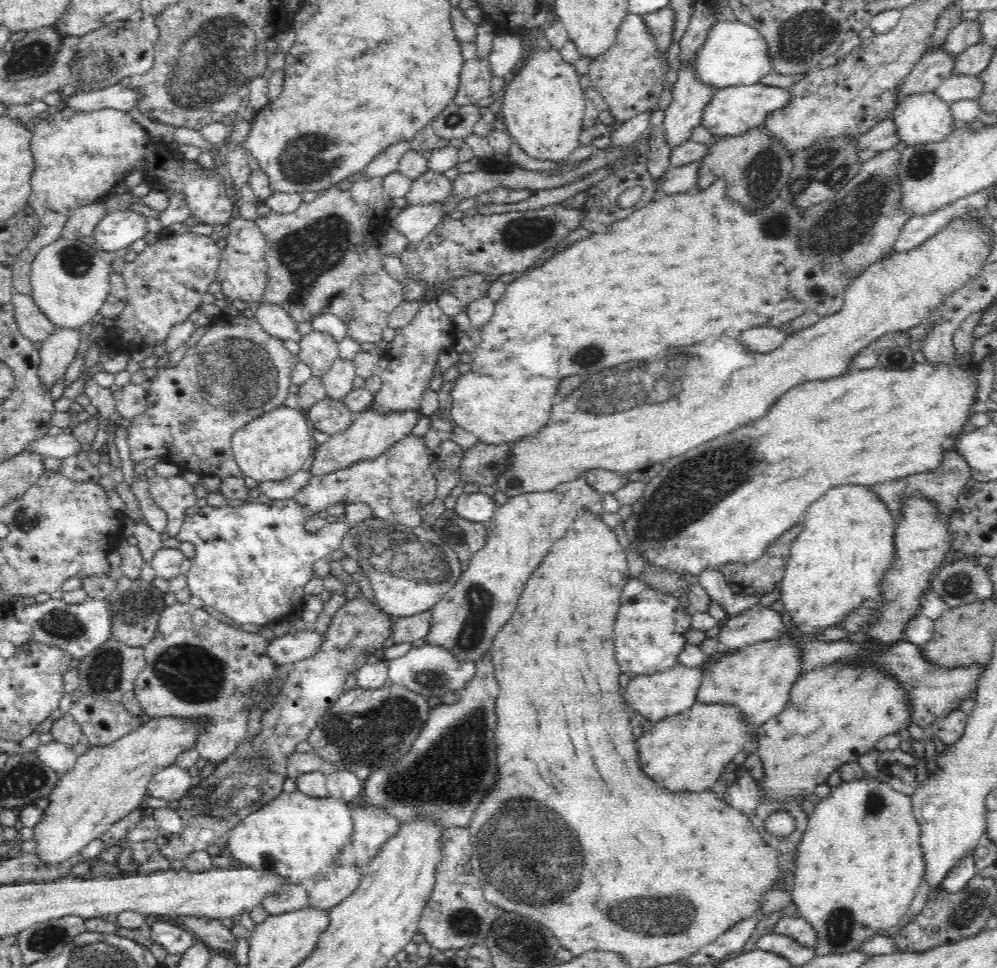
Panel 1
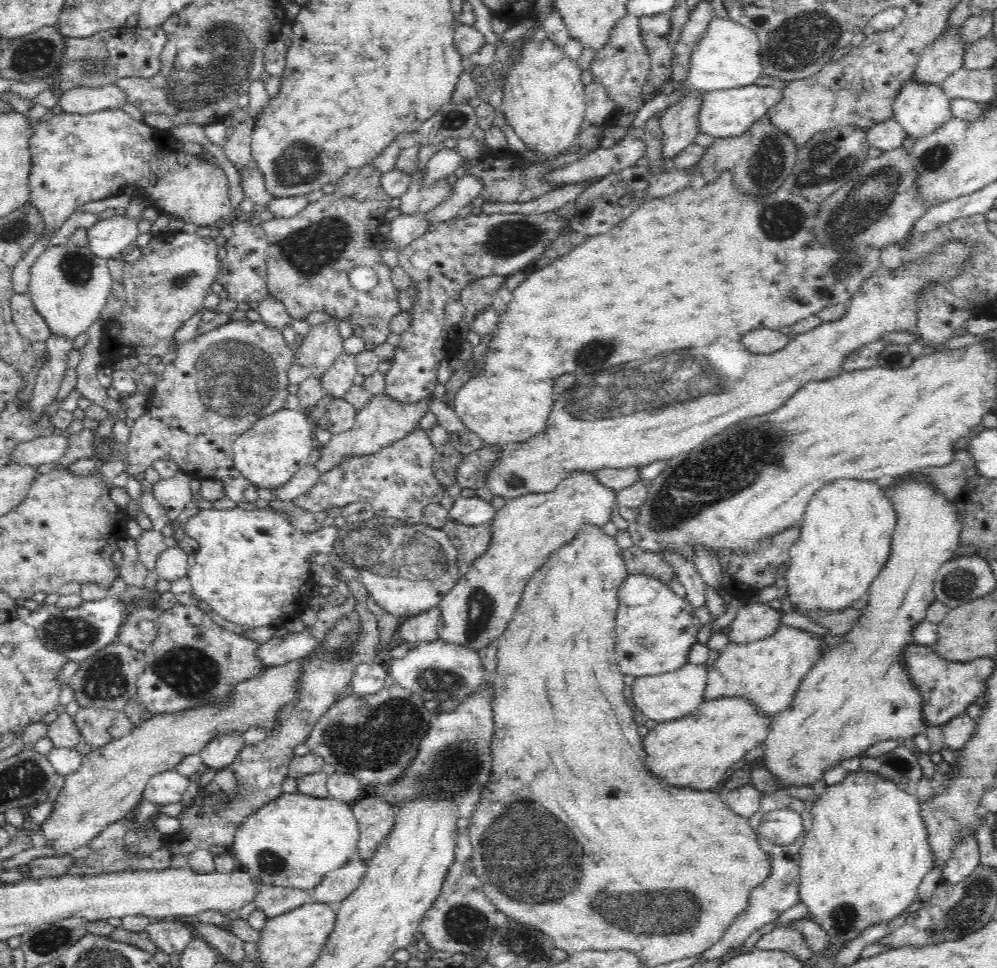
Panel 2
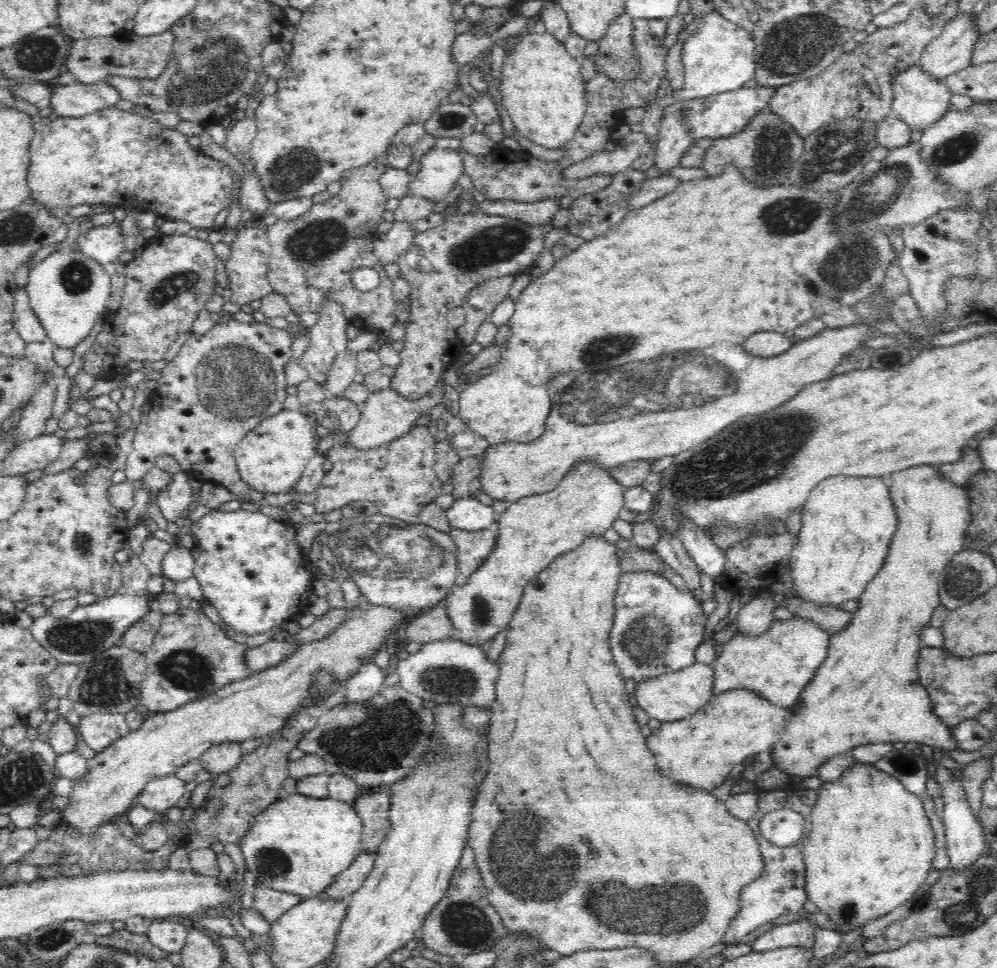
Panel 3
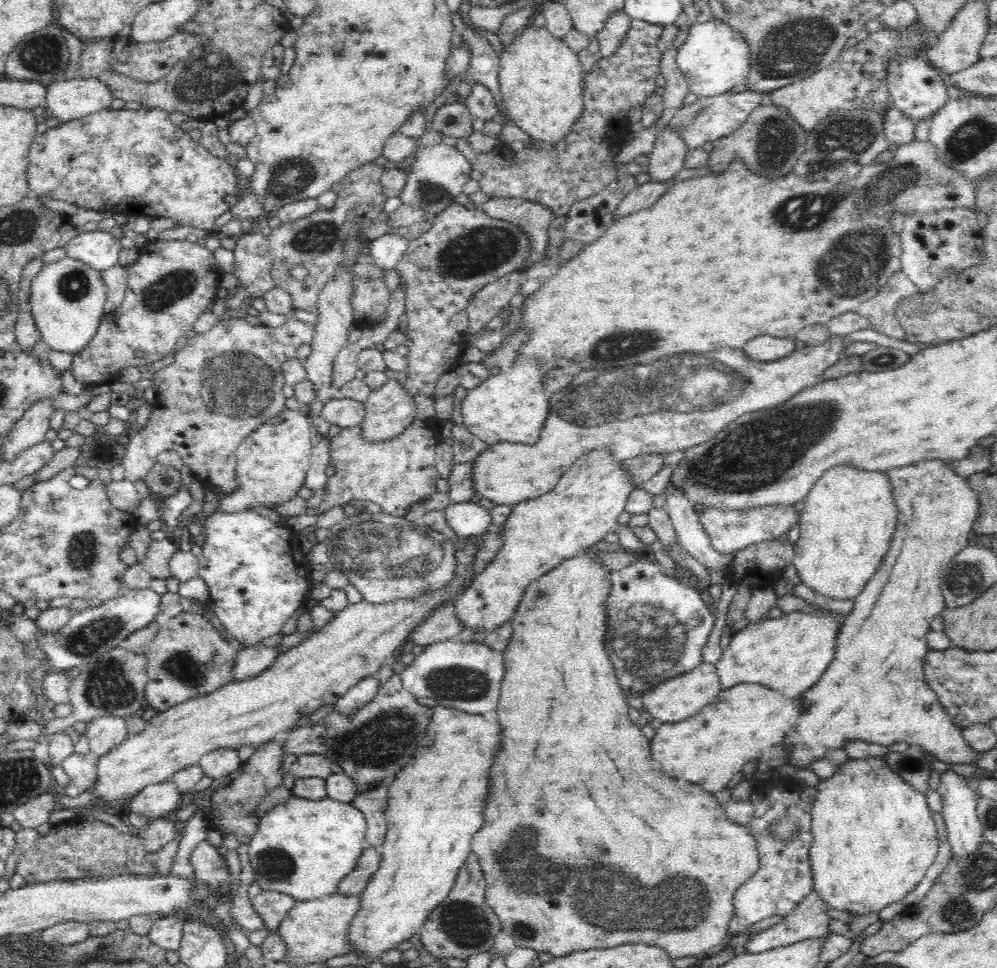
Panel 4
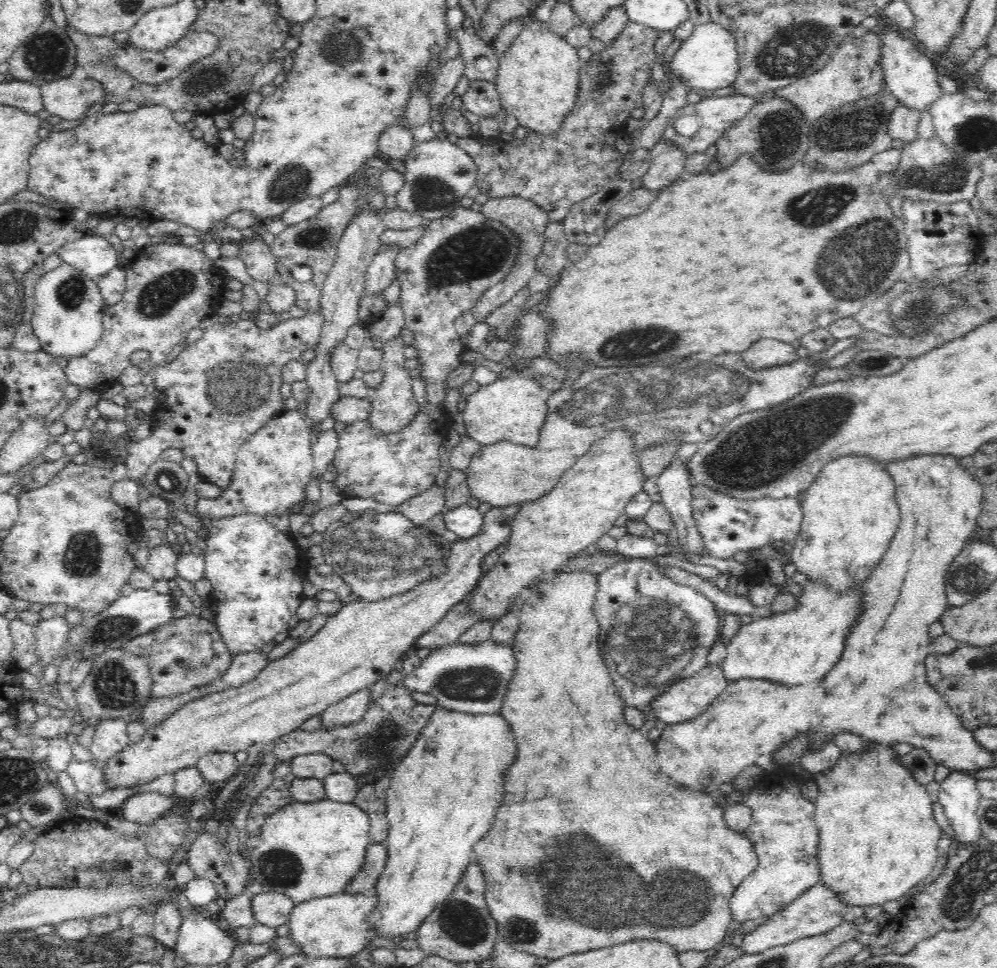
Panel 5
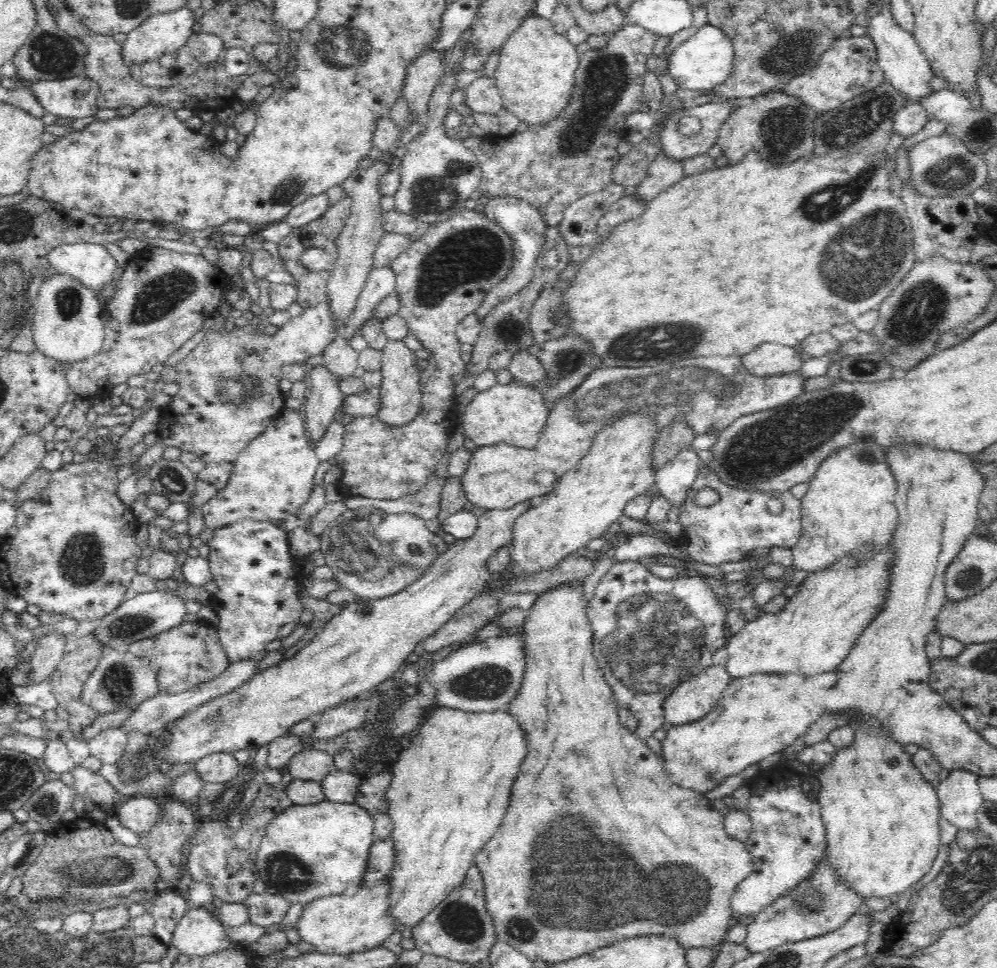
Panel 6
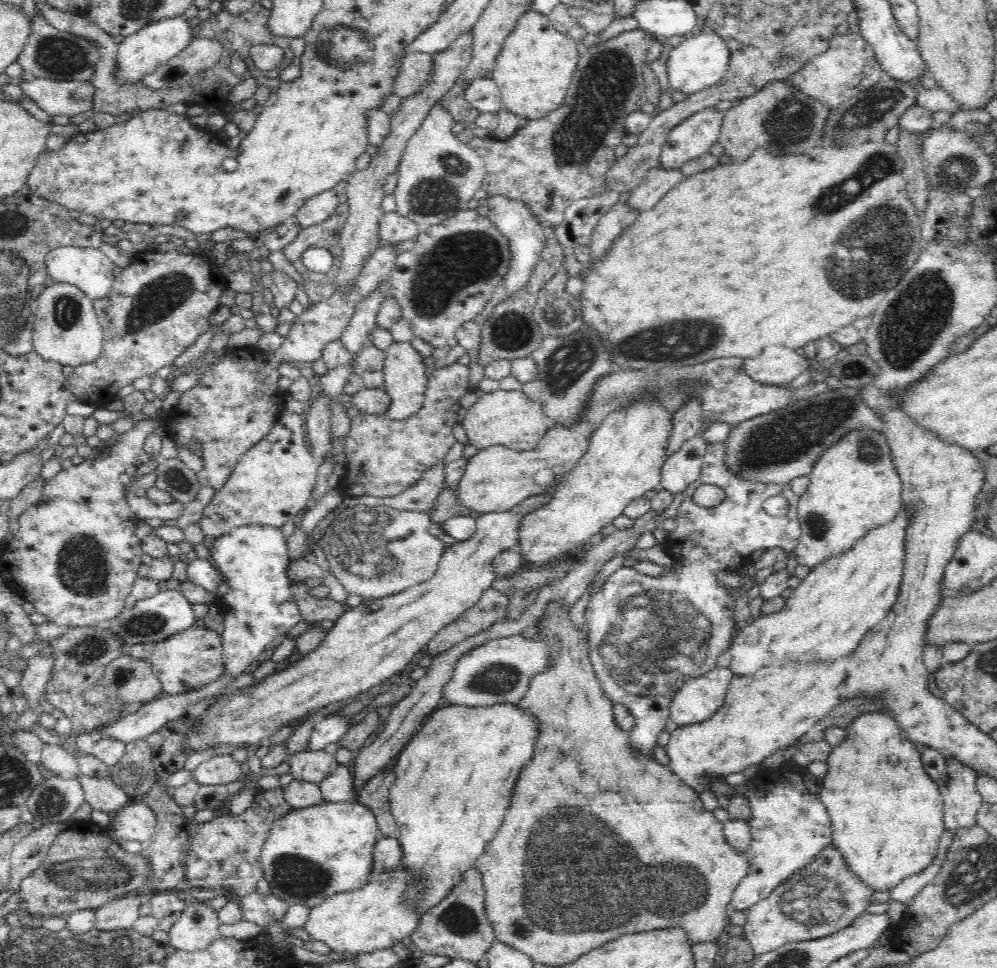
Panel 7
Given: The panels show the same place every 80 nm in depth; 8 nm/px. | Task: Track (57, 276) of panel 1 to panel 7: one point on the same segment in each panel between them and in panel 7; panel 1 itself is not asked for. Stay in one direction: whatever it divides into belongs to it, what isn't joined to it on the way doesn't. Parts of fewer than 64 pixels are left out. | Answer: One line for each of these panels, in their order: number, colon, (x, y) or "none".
2: (69, 286)
3: (69, 292)
4: (67, 301)
5: (67, 319)
6: (67, 325)
7: (67, 330)

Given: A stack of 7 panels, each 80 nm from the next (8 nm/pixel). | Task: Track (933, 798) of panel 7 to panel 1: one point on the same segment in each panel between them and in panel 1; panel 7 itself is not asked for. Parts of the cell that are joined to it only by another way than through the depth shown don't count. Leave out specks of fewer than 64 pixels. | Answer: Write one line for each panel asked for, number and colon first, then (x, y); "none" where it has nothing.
1: (859, 864)
2: (862, 860)
3: (871, 846)
4: (874, 837)
5: (866, 860)
6: (883, 828)

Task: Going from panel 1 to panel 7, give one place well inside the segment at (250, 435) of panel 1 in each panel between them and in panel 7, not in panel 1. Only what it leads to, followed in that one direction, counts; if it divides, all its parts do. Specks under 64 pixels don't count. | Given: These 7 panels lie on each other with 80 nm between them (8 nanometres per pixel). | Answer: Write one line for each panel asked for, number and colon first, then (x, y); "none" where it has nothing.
2: (276, 447)
3: (271, 458)
4: (272, 463)
5: (274, 465)
6: (273, 476)
7: (272, 482)

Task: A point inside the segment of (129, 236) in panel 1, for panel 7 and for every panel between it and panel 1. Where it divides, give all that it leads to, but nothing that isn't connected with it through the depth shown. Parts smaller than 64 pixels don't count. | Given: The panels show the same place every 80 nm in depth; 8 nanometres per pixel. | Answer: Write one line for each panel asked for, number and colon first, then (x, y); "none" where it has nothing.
2: (108, 238)
3: (104, 244)
4: (100, 250)
5: (93, 255)
6: (91, 265)
7: (87, 269)

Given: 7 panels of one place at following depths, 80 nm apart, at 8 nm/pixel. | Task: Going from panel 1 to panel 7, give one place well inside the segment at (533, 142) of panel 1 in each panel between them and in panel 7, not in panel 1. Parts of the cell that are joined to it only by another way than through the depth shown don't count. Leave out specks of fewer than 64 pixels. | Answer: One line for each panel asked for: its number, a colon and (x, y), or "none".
2: (544, 101)
3: (542, 90)
4: (541, 81)
5: (538, 81)
6: (535, 73)
7: (534, 68)

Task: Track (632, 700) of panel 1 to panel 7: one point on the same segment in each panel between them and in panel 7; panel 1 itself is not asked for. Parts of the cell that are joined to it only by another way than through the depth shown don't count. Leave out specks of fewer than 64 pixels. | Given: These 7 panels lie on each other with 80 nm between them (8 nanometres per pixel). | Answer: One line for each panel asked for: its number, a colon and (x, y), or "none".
2: (662, 697)
3: (673, 696)
4: (678, 698)
5: (686, 699)
6: (696, 698)
7: (698, 700)

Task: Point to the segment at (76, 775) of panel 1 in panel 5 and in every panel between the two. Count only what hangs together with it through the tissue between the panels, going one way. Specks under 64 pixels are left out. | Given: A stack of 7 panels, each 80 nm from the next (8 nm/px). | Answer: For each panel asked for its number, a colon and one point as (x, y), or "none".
2: (108, 786)
3: (258, 706)
4: (351, 647)
5: (359, 644)

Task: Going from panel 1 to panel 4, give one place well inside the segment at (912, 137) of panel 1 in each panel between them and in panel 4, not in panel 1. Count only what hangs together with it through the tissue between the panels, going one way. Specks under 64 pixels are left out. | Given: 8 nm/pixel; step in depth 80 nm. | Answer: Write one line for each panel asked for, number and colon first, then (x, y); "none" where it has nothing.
2: (920, 108)
3: (920, 99)
4: (918, 90)

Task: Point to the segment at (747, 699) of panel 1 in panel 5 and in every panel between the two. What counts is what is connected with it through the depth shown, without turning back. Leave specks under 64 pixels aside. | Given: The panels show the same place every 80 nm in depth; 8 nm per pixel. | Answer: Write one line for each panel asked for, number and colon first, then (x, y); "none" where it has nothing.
2: (768, 672)
3: (778, 664)
4: (788, 654)
5: (803, 644)

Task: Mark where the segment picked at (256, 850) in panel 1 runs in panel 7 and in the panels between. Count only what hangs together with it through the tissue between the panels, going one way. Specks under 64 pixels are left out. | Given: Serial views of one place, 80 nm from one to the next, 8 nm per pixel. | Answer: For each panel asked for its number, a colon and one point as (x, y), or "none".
2: (294, 841)
3: (299, 844)
4: (302, 847)
5: (309, 850)
6: (333, 838)
7: (313, 853)

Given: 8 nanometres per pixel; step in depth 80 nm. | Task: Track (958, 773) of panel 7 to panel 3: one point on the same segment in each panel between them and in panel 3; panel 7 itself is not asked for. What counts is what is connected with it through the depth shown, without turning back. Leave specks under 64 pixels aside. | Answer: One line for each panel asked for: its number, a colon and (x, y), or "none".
3: (964, 837)
4: (964, 831)
5: (958, 795)
6: (960, 798)

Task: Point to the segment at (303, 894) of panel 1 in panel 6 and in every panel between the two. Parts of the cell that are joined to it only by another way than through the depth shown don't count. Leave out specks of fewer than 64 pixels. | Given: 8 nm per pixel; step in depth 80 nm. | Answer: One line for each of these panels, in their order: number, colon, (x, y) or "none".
2: (274, 900)
3: (271, 903)
4: (272, 906)
5: (273, 909)
6: (265, 909)

